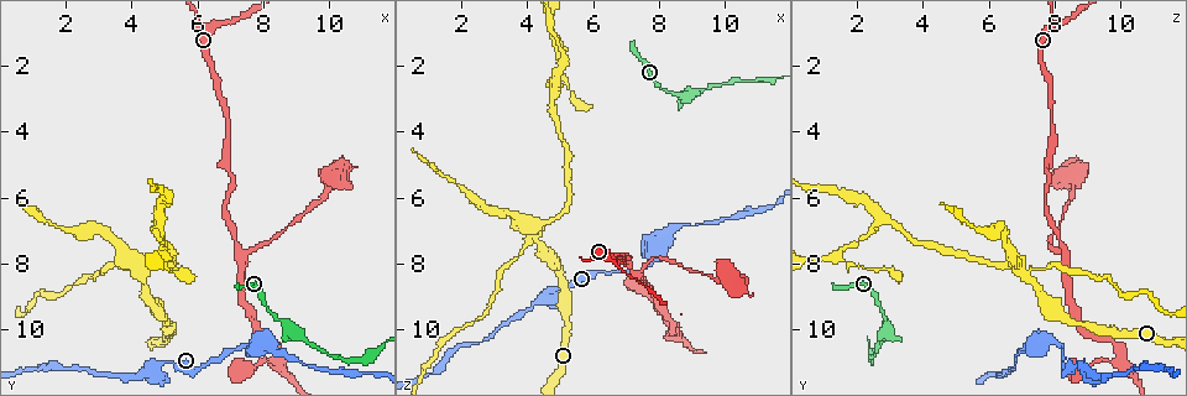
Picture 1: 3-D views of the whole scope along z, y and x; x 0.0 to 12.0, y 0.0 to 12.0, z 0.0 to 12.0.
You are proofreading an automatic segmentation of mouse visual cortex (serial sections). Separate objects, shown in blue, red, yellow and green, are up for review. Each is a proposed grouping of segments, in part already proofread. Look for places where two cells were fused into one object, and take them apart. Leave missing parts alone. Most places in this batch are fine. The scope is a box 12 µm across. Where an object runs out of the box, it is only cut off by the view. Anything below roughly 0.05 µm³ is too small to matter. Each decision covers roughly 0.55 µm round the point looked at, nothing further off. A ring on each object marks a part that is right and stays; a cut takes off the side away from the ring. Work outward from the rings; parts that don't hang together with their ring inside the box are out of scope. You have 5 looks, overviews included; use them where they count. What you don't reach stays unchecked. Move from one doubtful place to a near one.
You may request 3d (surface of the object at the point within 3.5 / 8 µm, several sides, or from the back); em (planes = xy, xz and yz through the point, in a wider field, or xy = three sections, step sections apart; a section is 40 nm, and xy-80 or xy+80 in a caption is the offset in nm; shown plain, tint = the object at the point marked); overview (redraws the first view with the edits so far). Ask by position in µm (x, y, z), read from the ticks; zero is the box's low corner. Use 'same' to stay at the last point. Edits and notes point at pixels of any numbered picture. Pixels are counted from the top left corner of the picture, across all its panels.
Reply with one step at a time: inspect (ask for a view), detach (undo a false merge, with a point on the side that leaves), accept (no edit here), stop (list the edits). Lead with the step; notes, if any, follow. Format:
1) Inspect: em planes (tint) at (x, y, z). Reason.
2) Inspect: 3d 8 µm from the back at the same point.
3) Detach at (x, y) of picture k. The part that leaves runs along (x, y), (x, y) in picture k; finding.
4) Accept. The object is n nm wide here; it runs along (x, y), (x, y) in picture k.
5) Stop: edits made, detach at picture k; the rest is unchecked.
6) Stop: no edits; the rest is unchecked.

Inspect: 3d 3.5 µm at (7.3, 7.7, 8.3). Three-way junction.

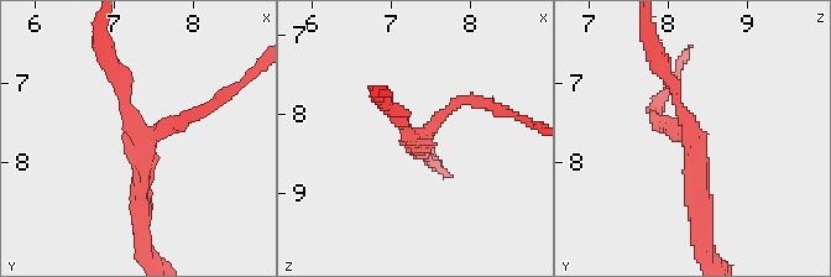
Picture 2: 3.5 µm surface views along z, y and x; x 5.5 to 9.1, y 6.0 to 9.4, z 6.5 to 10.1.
Inspect: em xy step 1 (tint) at (7.35, 7.70, 8.30). 3 arms meet here; the arms are 150, 200, 250 nm wide; now the EM.

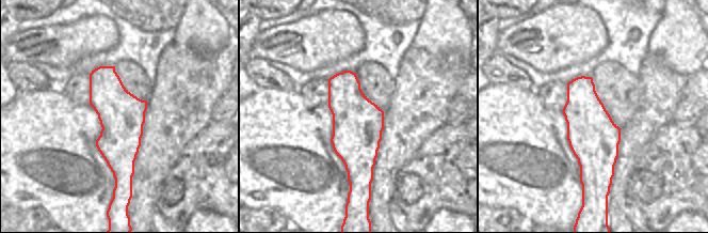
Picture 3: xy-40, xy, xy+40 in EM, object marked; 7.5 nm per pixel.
Inspect: em xy step 5 (tint) at the same point.

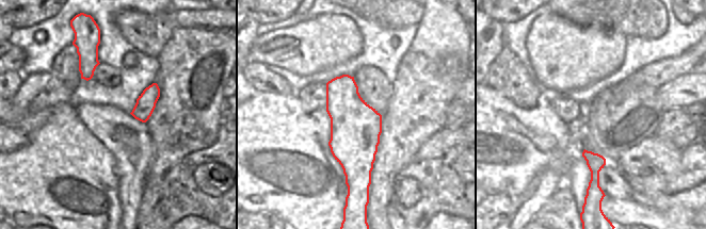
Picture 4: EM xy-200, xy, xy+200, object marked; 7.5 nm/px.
Accept. It runs along (660, 66), (693, 127), (701, 225) in picture 2; one cell here.

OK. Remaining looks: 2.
Inspect: 3d 3.5 µm at (4.2, 8.2, 6.9). Four or more arms meet.

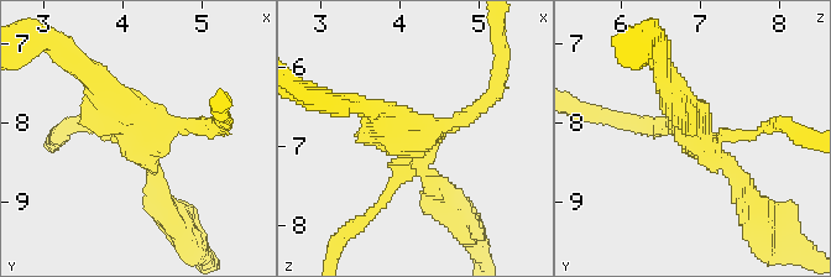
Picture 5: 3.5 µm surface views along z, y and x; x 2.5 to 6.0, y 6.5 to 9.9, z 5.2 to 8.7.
Inspect: em xy step 2 (tint) at (4.25, 8.25, 6.95). Now the EM.

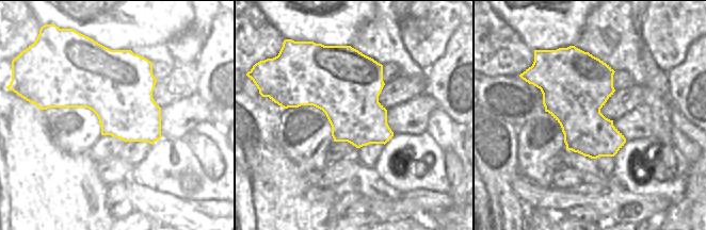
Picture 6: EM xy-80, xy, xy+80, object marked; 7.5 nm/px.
Detach at (382, 204) of picture 5. The object is 500 nm wide here; the part that leaves runs along (403, 167), (332, 255) in picture 5; two cells meet here.

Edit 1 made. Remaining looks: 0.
Stop: edits made, detach at picture 5; the rest is unchecked.

